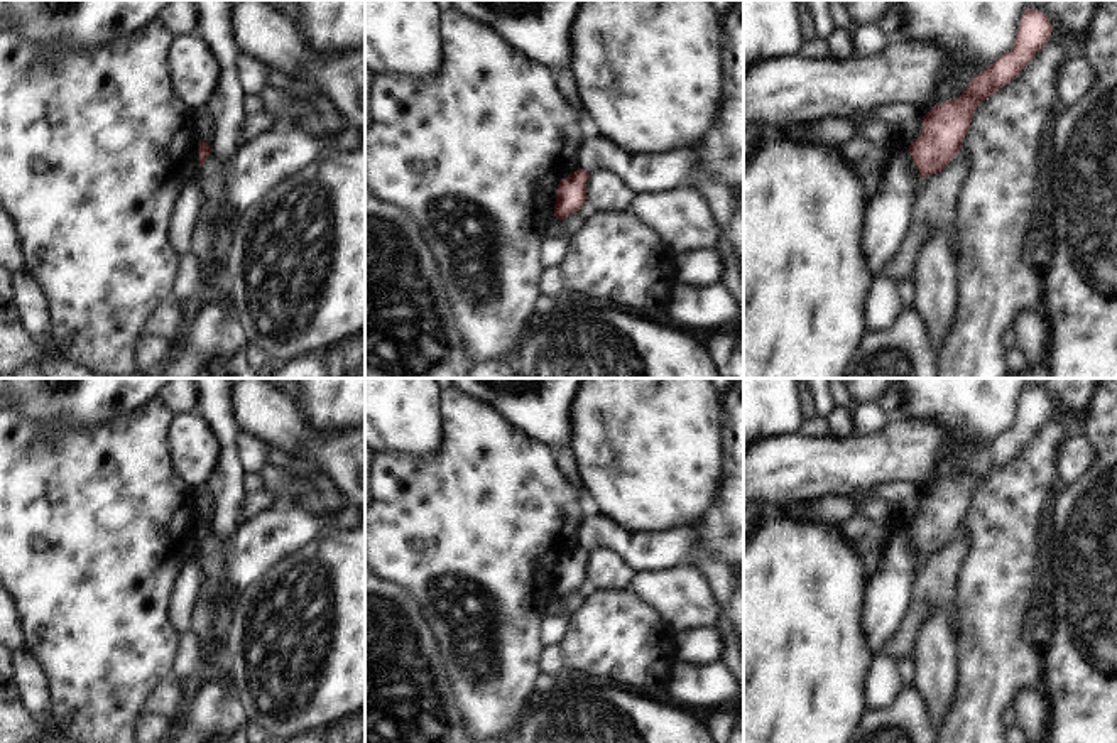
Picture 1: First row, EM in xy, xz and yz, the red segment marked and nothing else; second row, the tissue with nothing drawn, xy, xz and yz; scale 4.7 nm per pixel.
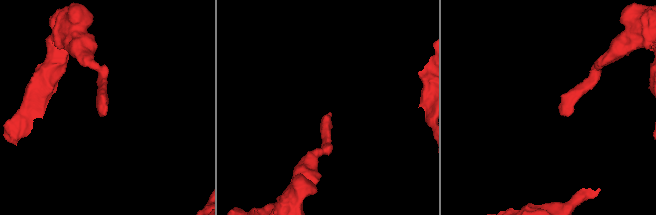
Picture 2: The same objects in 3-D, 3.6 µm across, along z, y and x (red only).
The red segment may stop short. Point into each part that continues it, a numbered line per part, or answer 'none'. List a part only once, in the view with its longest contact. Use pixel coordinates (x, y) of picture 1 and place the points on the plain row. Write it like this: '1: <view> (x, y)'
none

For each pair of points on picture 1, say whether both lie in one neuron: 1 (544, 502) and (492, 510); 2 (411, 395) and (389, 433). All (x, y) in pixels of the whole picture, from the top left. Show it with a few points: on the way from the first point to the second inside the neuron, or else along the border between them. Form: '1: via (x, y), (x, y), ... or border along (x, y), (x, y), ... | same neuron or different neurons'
1: via (531, 510), (506, 510) | same neuron
2: via (403, 404), (389, 417), (389, 424) | same neuron

